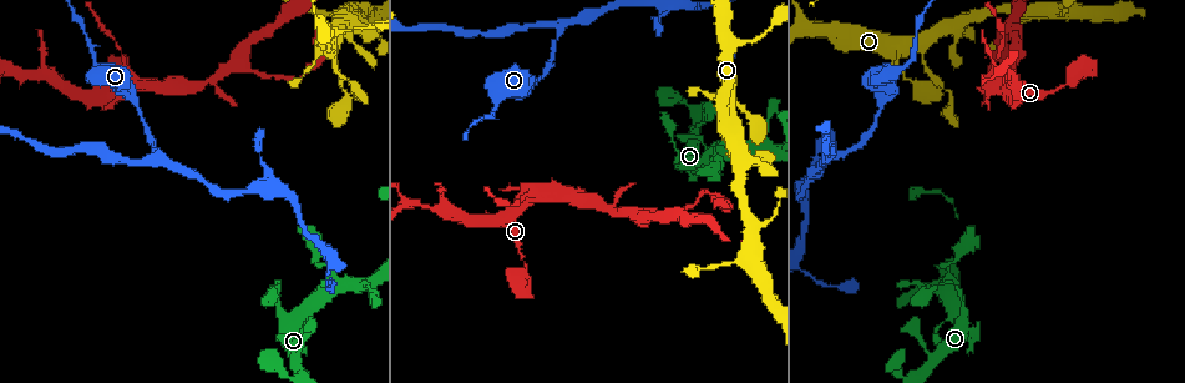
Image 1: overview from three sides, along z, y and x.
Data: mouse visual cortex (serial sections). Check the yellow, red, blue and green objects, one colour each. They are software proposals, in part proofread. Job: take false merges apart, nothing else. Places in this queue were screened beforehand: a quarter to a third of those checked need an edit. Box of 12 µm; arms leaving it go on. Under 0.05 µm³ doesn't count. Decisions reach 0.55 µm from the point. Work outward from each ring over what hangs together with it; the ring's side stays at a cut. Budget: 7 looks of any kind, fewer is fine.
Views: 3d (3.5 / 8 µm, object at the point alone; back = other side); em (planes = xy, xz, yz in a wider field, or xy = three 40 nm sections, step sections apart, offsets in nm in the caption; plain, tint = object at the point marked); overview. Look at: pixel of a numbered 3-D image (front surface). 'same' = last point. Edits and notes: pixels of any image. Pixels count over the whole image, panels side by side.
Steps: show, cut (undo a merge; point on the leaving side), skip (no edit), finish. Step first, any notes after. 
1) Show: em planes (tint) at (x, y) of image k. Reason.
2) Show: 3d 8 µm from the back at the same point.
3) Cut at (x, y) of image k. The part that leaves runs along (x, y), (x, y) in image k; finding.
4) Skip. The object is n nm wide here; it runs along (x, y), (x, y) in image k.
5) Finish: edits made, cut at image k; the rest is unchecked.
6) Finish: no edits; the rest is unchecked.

Show: 3d 3.5 µm at (25, 73) of image 1. Thin neck.

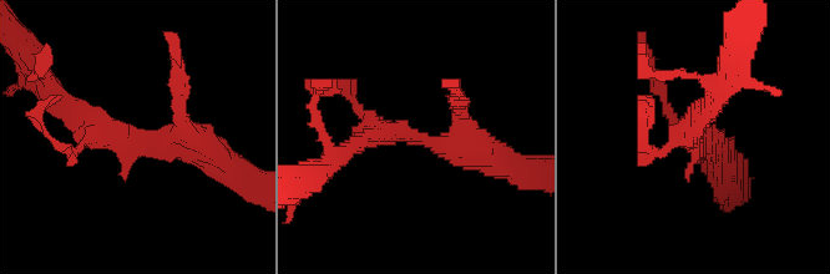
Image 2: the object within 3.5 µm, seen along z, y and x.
Show: em xy step 1 (tint) at (417, 136) of image 2.

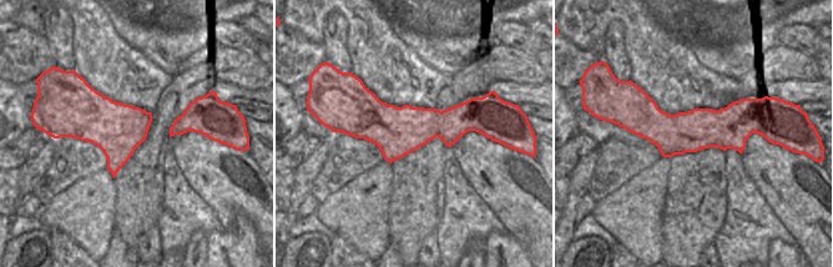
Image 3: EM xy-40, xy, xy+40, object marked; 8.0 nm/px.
Skip. It runs along (213, 153), (110, 138), (64, 105) in image 2; all the same cell.

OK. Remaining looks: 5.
Show: 3d 8 µm at (136, 80) of image 1. Sudden change in width.

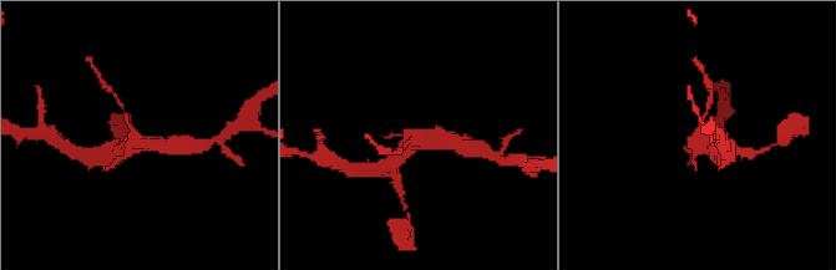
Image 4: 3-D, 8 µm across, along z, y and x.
Show: 3d 3.5 µm at (699, 143) of image 4.

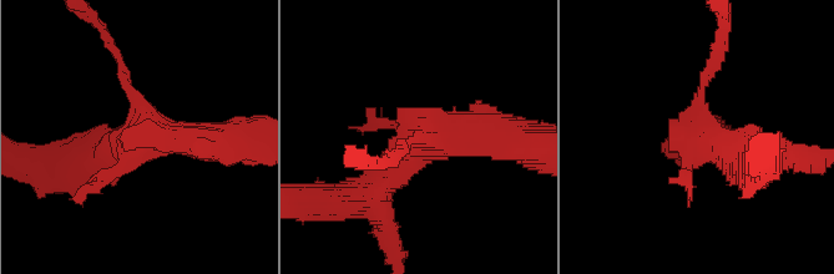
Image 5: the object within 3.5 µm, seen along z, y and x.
Show: em xy step 3 (tint) at (425, 141) of image 5. Shape alone is not enough.

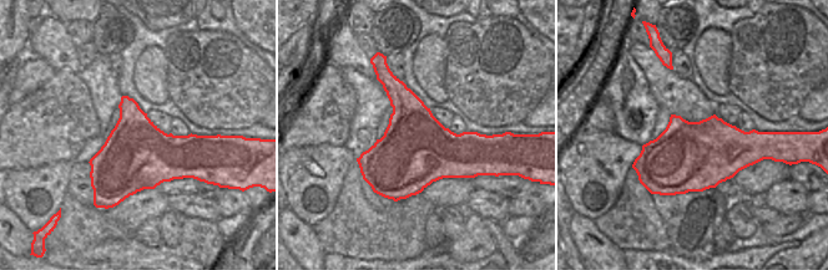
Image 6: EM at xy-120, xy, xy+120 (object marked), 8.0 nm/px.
Skip. It runs along (374, 197), (420, 140), (512, 137) in image 5; all the same cell.

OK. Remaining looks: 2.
Show: 3d 8 µm at (755, 43) of image 1. A narrow waist.

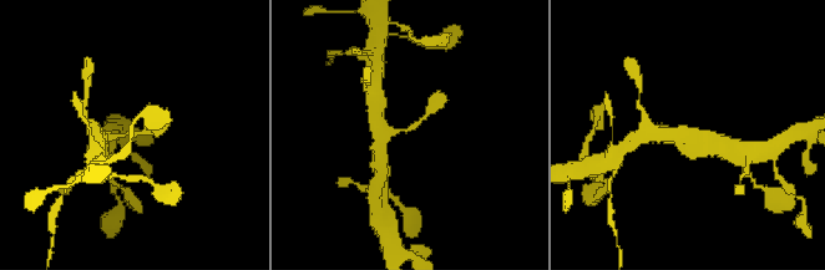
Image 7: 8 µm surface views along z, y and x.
Show: em planes (tint) at (407, 129) of image 7. Need the tissue.

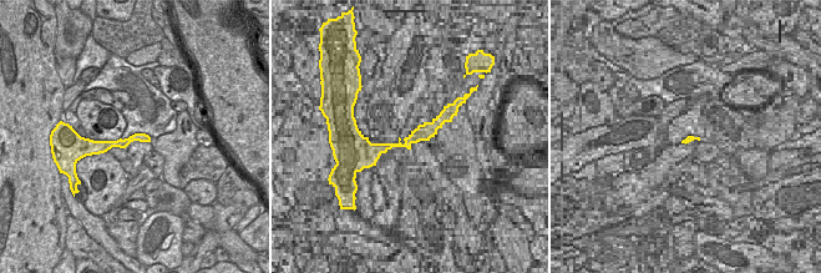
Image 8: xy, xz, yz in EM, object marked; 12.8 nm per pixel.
Skip. The arms are 200, 400 nm wide; it runs along (146, 138), (92, 147) in image 8; continuous, no second cell.

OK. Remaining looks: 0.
Finish: no edits; the rest is unchecked.

